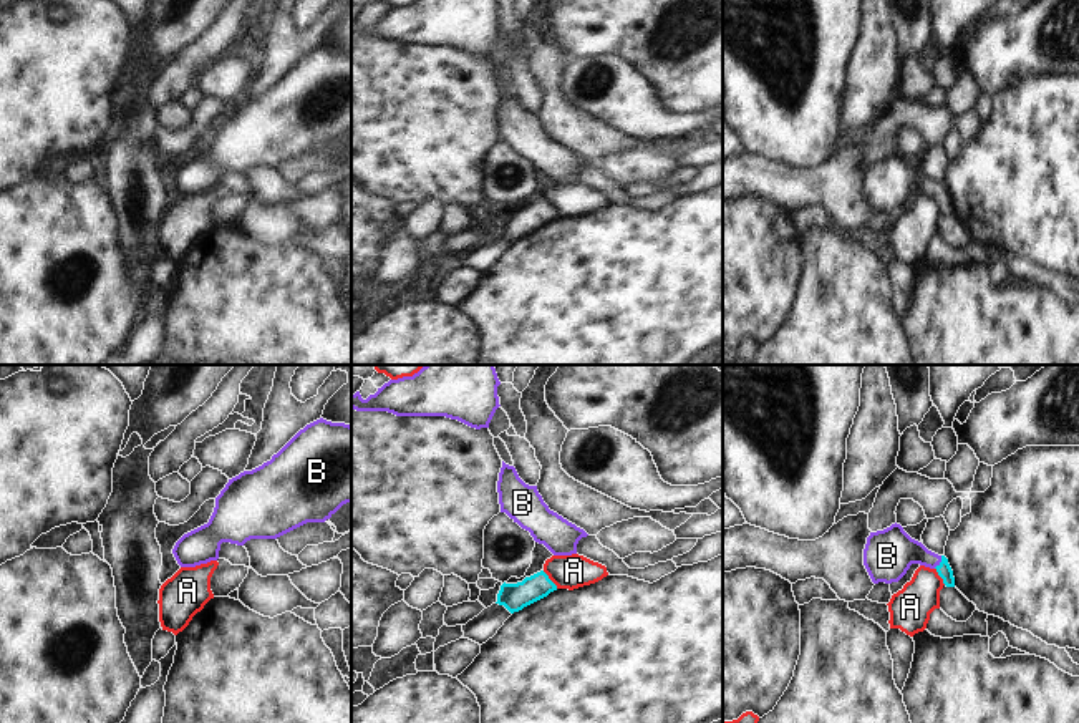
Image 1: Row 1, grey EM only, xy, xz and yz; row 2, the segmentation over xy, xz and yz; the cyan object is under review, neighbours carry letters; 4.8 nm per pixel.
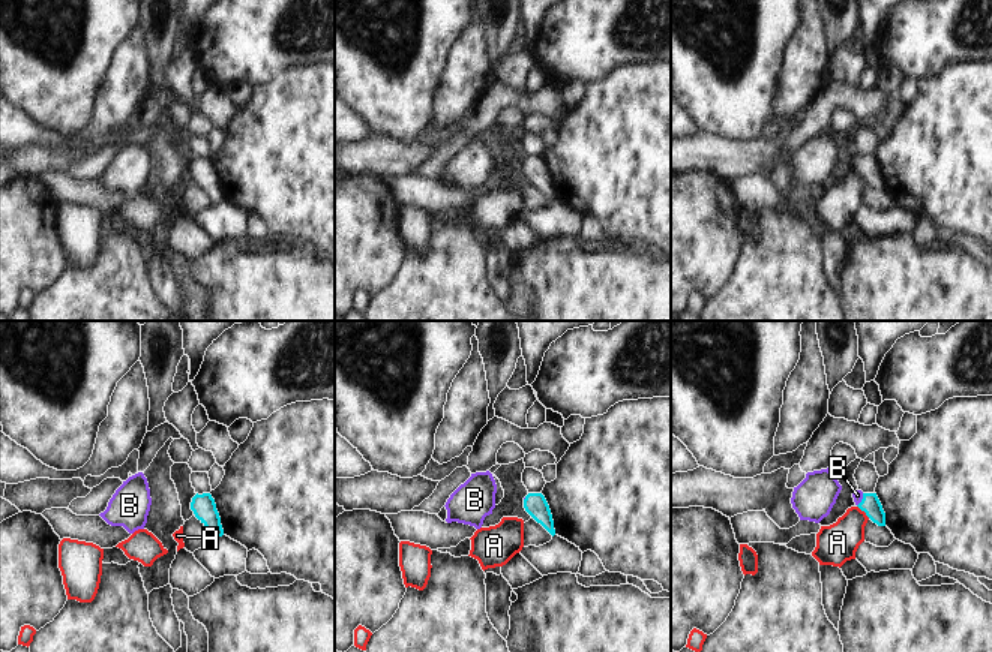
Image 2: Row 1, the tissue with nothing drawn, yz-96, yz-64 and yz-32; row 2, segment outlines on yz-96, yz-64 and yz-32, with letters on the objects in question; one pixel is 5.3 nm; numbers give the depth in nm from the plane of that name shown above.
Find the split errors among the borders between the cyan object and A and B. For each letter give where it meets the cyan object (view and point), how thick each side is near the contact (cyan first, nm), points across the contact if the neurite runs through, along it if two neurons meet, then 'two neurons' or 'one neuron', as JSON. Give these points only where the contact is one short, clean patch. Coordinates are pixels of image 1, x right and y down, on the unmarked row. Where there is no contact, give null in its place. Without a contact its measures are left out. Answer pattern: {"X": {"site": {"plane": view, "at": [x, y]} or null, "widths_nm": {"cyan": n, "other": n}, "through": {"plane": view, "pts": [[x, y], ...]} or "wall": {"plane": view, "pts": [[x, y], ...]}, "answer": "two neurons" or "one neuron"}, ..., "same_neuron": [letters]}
{"A": {"site": {"plane": "xz", "at": [549, 208]}, "widths_nm": {"cyan": 140, "other": 160}, "wall": {"plane": "xz", "pts": [[542, 199], [557, 216]]}, "answer": "two neurons"}, "B": {"site": {"plane": "yz", "at": [940, 191]}, "widths_nm": {"cyan": 70, "other": 240}, "through": {"plane": "yz", "pts": [[943, 198], [940, 191], [917, 181], [890, 181]]}, "answer": "one neuron"}, "same_neuron": ["B"]}

